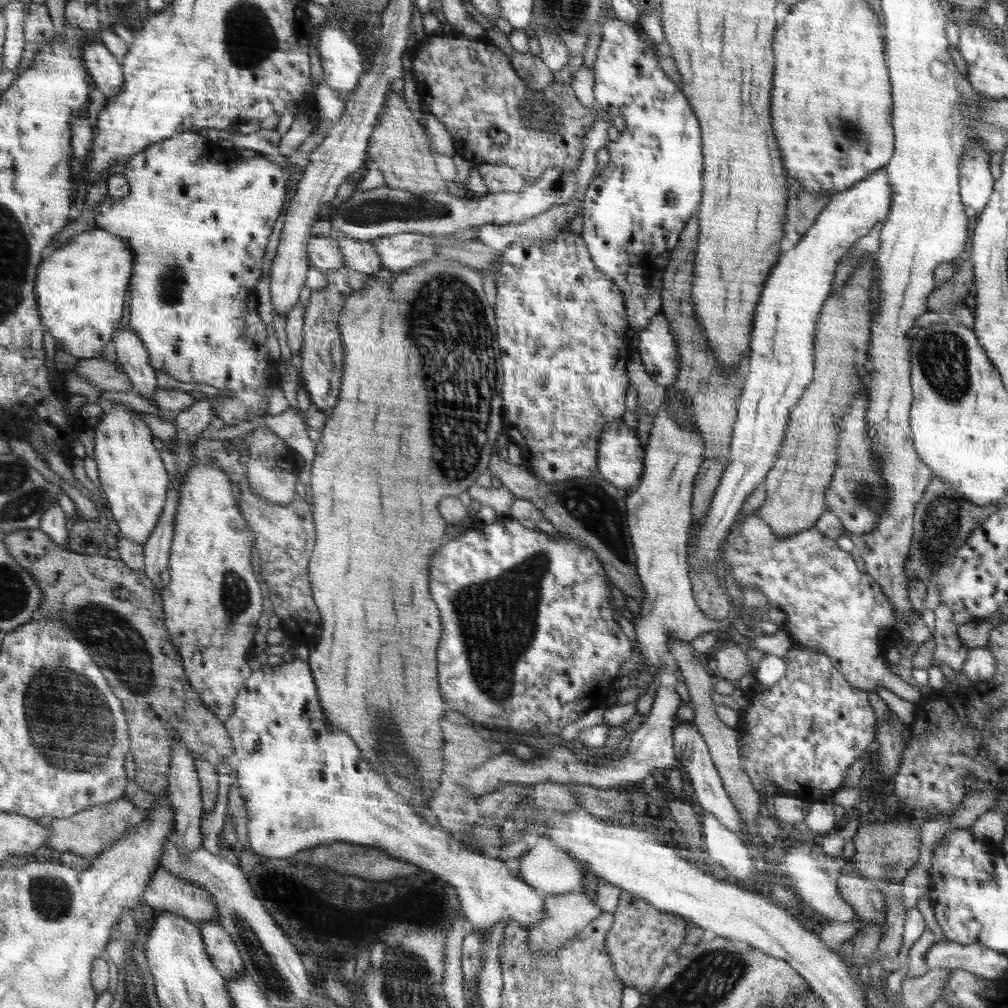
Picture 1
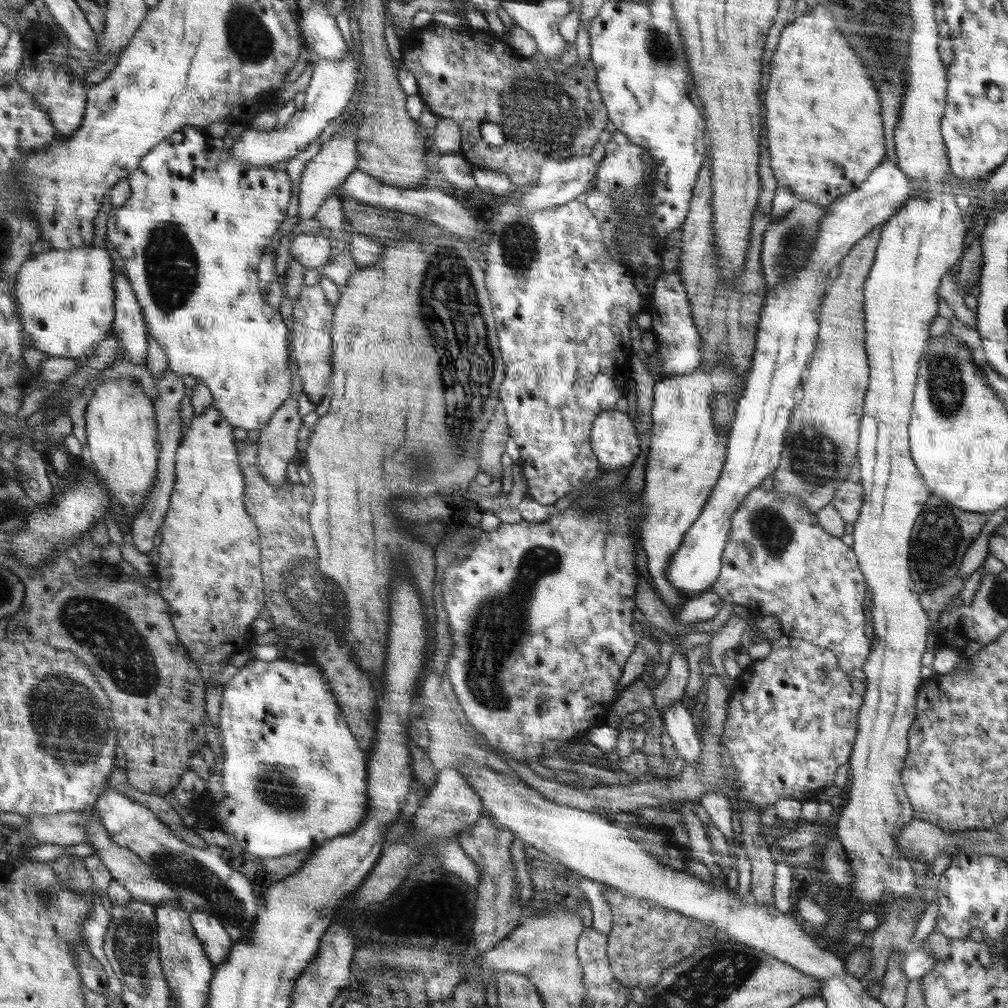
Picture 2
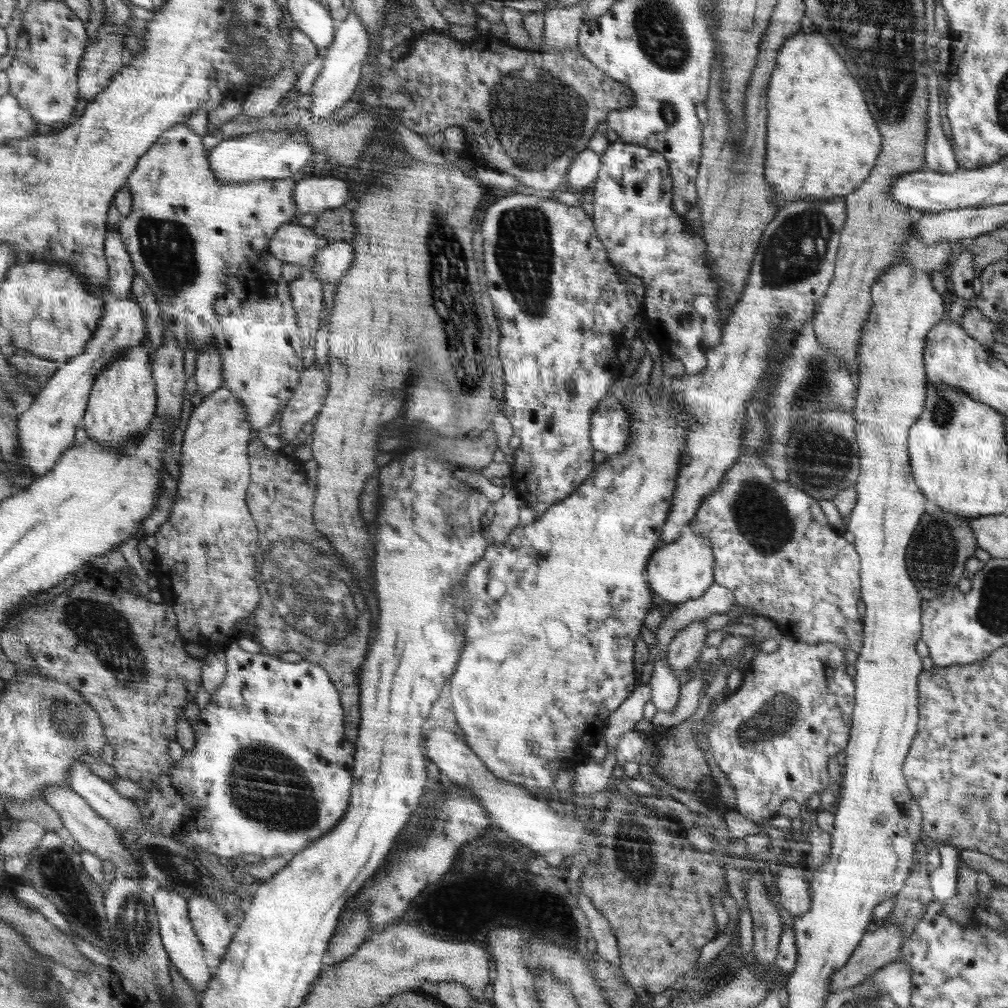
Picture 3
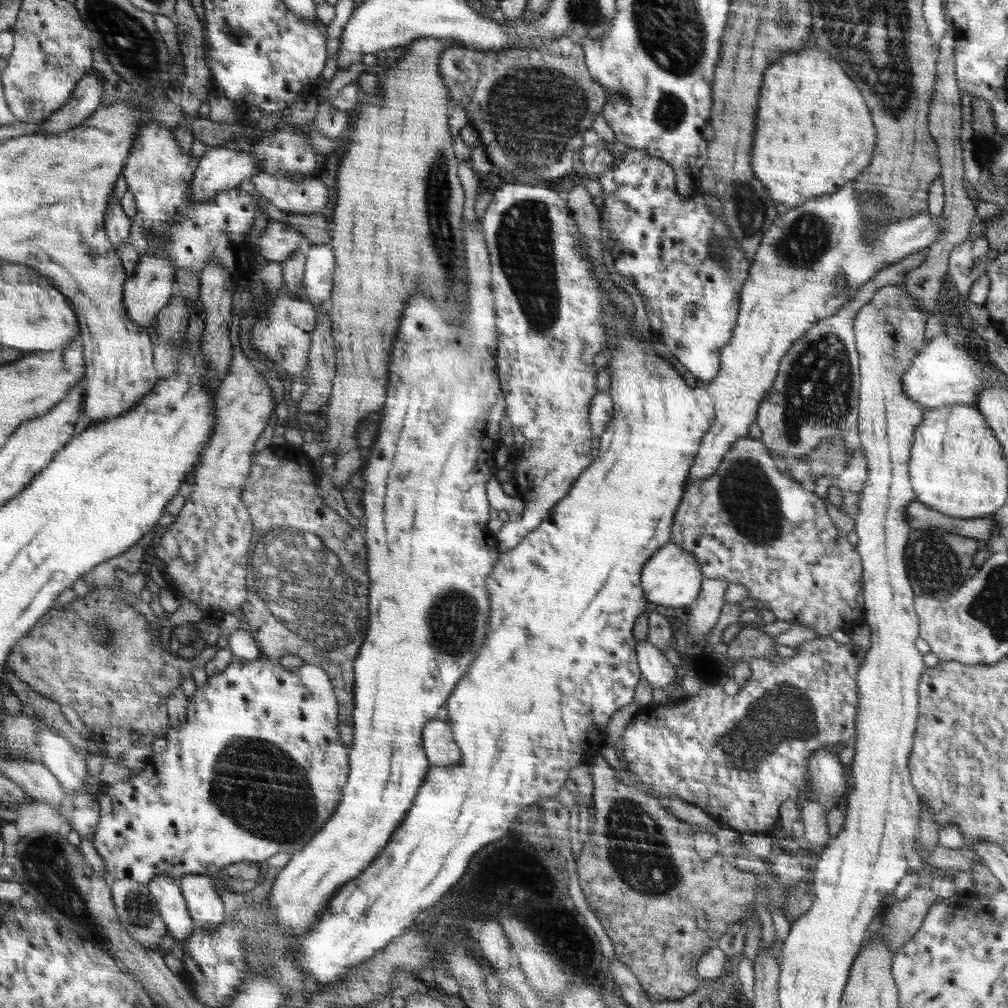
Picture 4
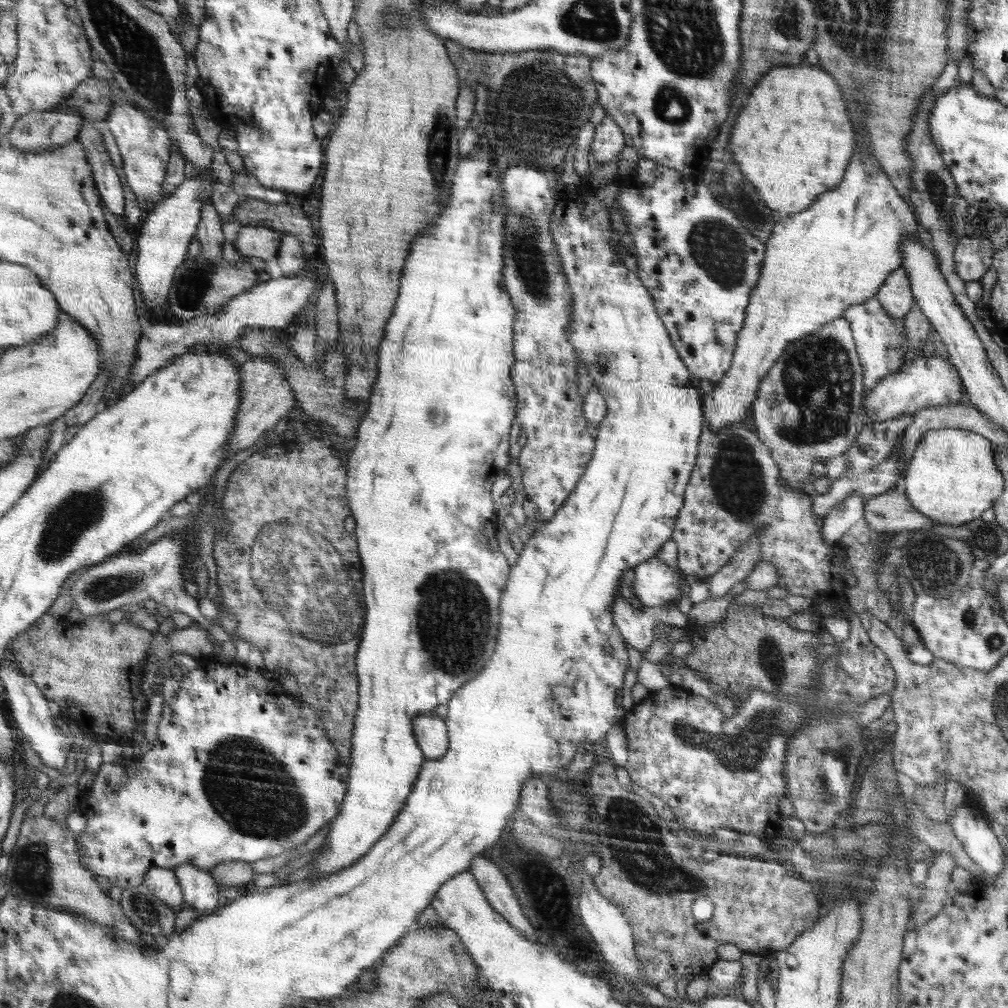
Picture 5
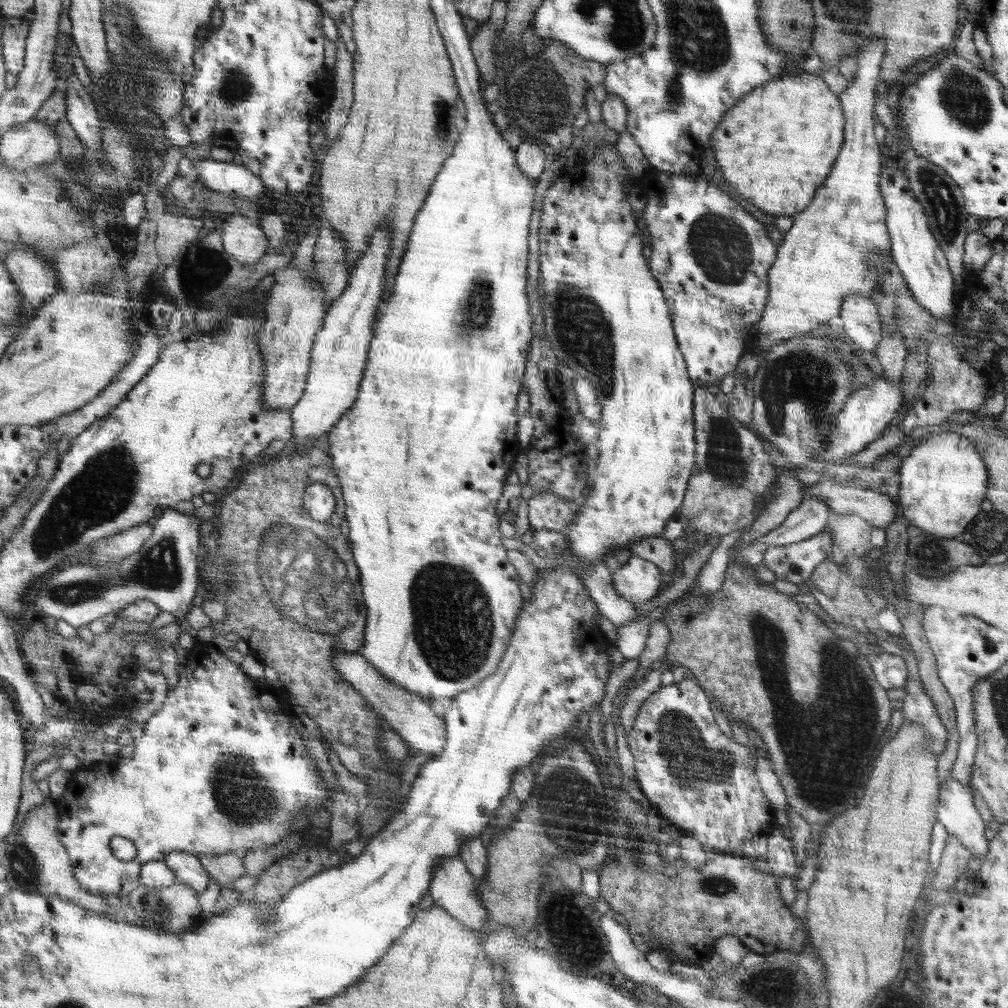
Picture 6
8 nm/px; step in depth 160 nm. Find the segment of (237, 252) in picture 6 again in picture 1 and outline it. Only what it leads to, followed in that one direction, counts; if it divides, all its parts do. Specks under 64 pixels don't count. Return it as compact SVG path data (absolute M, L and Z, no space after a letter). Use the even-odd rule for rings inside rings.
M318 232L312 236L309 246L310 264L326 274L332 269L340 269L343 266L344 258L341 253L341 246L338 241L327 233Z

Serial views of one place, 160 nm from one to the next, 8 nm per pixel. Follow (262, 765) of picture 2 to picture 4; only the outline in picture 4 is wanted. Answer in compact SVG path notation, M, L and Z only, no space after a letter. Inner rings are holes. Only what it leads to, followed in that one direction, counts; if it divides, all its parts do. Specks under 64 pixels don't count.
M262 654L254 661L246 661L232 655L230 665L223 672L210 676L205 686L195 689L194 694L188 698L186 724L182 724L180 728L170 728L163 736L166 740L166 750L160 753L154 751L150 758L150 766L141 772L129 769L131 774L127 783L99 785L96 791L103 815L93 838L93 846L104 860L111 879L128 878L139 883L148 883L157 874L164 873L177 879L183 875L206 875L213 878L225 866L242 860L266 863L271 856L279 852L294 854L304 849L305 845L320 832L325 822L336 812L344 796L349 778L349 749L341 744L340 707L333 688L333 680L330 680L320 665L305 663L295 672L291 672L278 660L270 660Z

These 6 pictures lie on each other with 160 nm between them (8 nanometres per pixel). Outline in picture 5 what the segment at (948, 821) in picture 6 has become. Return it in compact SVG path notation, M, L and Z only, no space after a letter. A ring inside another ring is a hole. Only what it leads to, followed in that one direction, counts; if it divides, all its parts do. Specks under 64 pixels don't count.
M958 805L949 818L949 826L960 841L963 851L988 876L994 876L1005 867L1004 849L992 832L987 820L970 813L965 805Z

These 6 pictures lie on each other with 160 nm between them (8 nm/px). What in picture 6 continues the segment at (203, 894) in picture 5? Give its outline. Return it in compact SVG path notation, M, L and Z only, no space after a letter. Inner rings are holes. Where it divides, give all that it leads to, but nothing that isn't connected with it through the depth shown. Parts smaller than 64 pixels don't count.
M174 851L163 860L173 871L176 881L196 890L197 895L208 886L211 877L196 855Z

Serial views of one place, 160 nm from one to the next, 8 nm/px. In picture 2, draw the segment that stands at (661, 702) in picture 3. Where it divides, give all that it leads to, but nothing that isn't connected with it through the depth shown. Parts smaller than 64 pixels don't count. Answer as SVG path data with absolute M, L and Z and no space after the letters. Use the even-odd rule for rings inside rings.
M684 700L668 705L664 712L663 725L673 740L677 756L682 757L687 765L697 765L701 753L700 735L696 733L692 712Z

